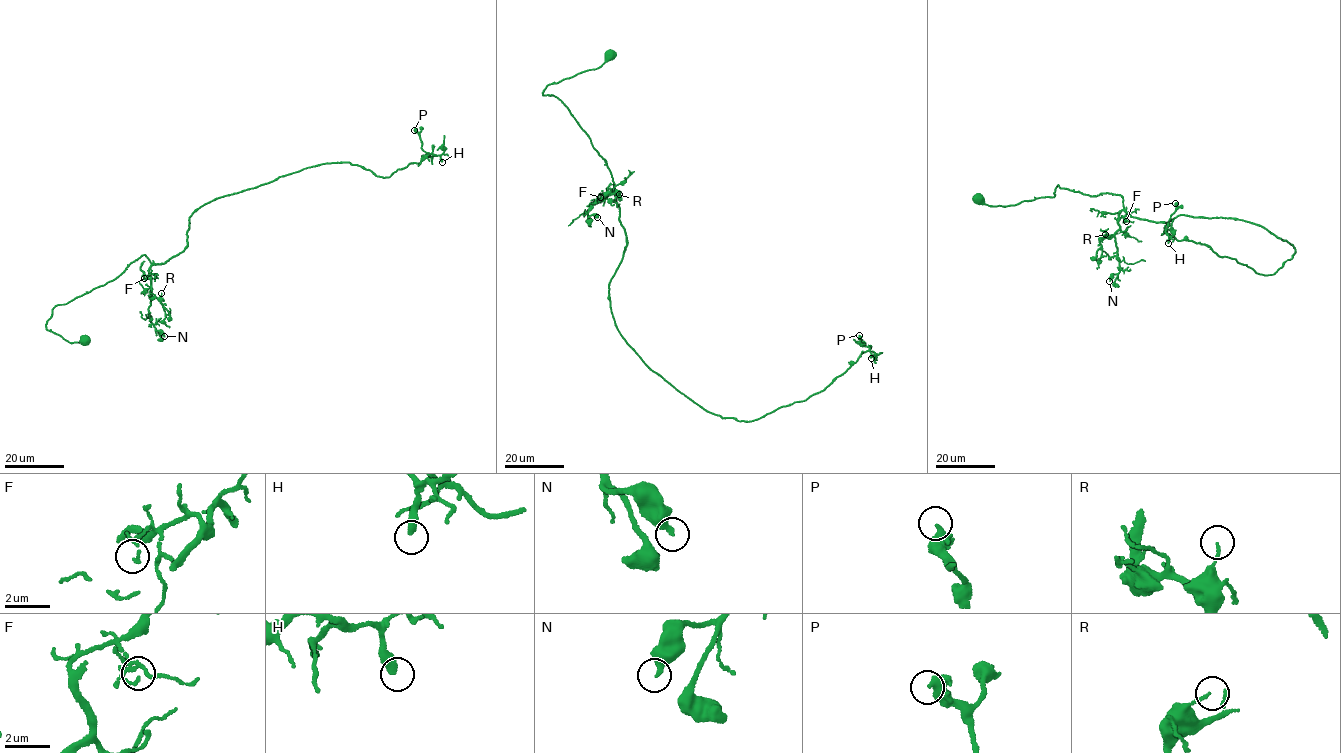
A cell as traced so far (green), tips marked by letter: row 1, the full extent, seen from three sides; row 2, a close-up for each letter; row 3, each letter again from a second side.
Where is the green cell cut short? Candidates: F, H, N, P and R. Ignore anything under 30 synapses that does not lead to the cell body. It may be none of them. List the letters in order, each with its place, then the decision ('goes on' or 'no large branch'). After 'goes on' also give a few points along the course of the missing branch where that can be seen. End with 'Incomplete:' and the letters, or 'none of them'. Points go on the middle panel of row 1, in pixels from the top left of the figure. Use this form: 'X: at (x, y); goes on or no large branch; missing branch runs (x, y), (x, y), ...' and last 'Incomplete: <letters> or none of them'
F: at (600, 197); no large branch
H: at (871, 358); goes on; missing branch runs (871, 358), (855, 369)
N: at (597, 217); no large branch
P: at (859, 335); no large branch
R: at (619, 194); no large branch
Incomplete: H

